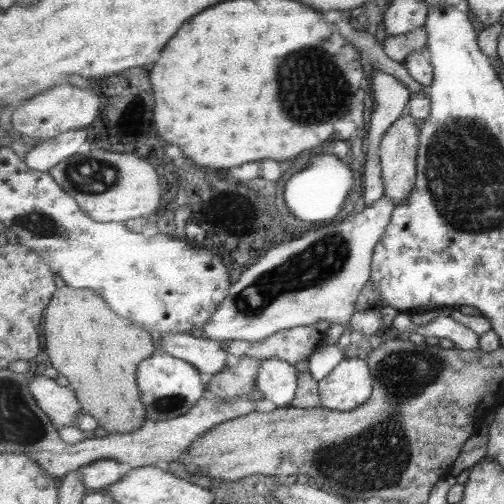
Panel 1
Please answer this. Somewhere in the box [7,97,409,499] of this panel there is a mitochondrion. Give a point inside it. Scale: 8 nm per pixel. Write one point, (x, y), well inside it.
(325, 258)

